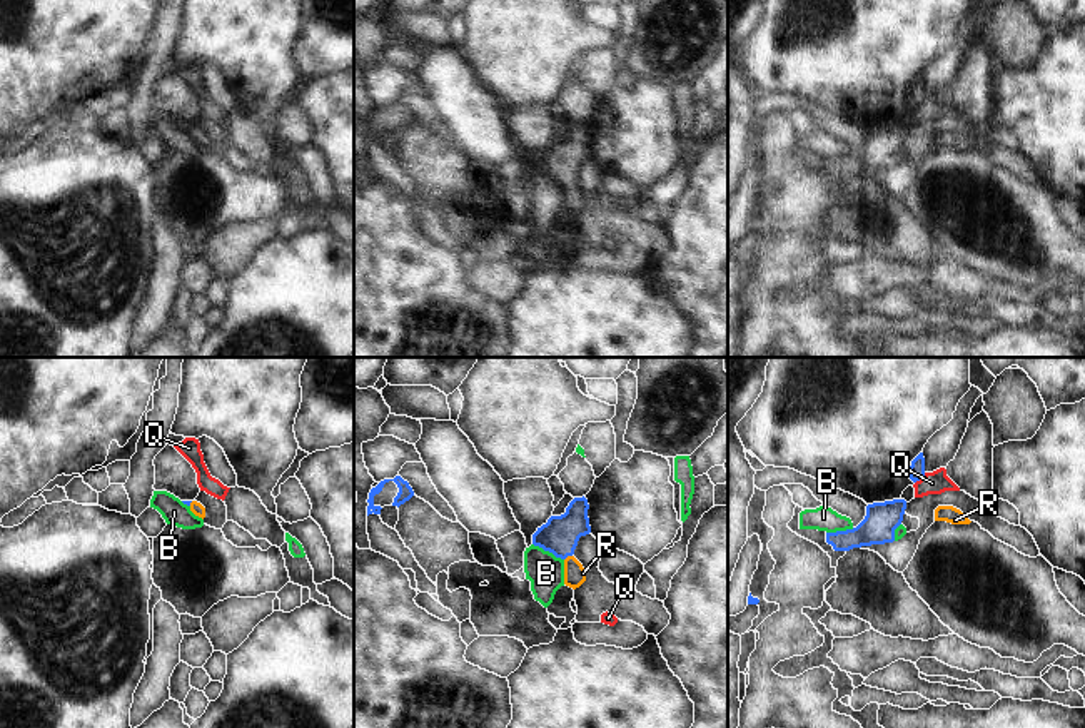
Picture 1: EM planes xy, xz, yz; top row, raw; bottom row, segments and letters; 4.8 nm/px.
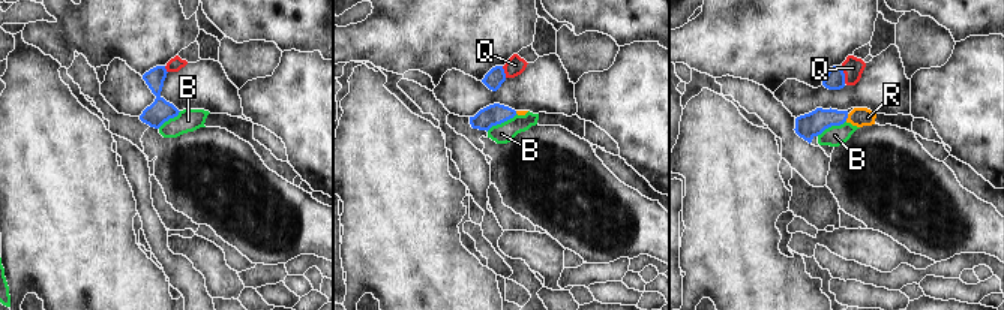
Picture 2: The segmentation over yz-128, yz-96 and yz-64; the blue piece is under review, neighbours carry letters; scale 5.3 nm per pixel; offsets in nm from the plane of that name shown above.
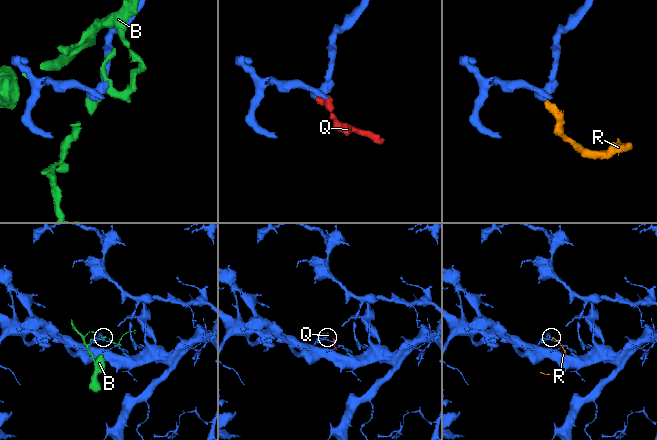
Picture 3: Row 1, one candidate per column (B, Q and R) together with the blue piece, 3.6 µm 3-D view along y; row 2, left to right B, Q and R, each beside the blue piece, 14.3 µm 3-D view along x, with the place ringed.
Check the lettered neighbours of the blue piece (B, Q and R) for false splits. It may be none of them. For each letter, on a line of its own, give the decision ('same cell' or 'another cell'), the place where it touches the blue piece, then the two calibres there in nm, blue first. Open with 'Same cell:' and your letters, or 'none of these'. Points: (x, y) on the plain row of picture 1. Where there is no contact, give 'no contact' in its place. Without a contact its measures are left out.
Same cell: R
B: another cell; meets blue in xz at (548, 176); 180 nm thick on the blue side, 180 nm on the other
Q: another cell; meets blue in yz at (920, 104); 80 nm thick on the blue side, 110 nm on the other
R: same cell; meets blue in xz at (568, 181); 180 nm thick on the blue side, 110 nm on the other

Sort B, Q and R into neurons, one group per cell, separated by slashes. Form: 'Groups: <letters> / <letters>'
Groups: B / Q / R.

